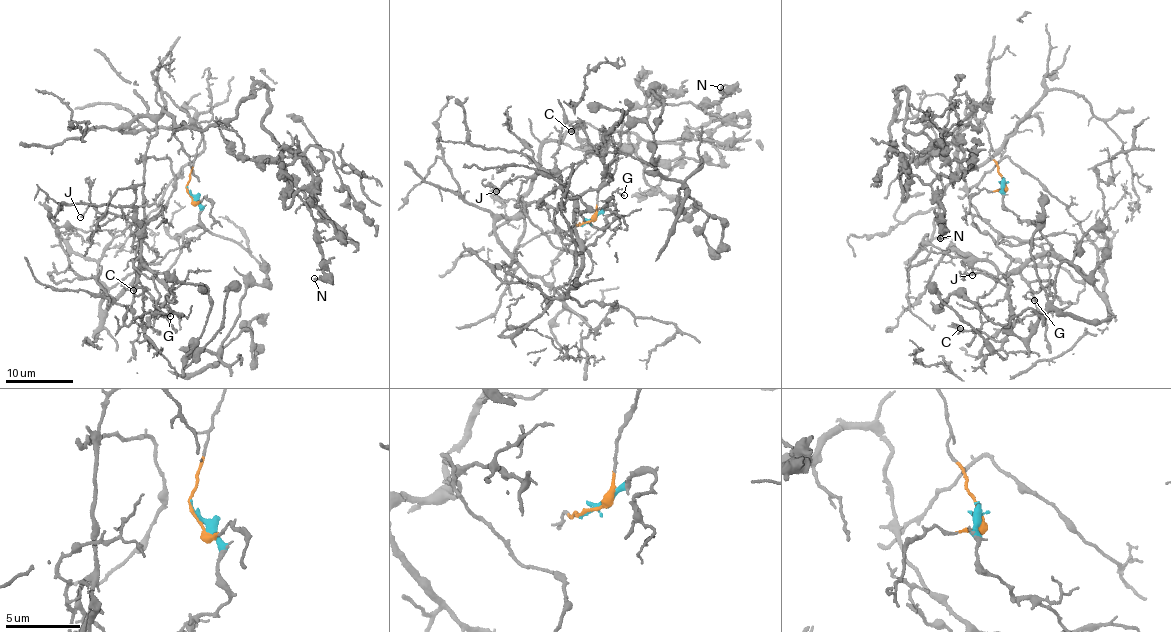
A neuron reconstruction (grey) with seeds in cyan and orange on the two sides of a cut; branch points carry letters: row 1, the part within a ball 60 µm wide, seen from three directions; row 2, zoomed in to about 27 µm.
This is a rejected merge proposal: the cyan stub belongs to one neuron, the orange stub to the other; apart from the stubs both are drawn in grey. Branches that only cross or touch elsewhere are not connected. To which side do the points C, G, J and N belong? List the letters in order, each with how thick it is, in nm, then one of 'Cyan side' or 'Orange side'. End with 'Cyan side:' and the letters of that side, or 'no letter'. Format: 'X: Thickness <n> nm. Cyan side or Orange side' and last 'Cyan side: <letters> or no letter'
C: Thickness 240 nm. Cyan side
G: Thickness 130 nm. Cyan side
J: Thickness 180 nm. Cyan side
N: Thickness 170 nm. Orange side
Cyan side: C, G, J

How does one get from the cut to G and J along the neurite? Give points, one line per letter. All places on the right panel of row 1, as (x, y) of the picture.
G: (1003, 181), (1002, 205), (1036, 225), (1052, 250), (1021, 271), (1029, 281), (1052, 283), (1025, 296), (1034, 300)
J: (1003, 181), (1002, 205), (1036, 225), (1052, 250), (1007, 273), (965, 255), (960, 263), (967, 262), (972, 275)

